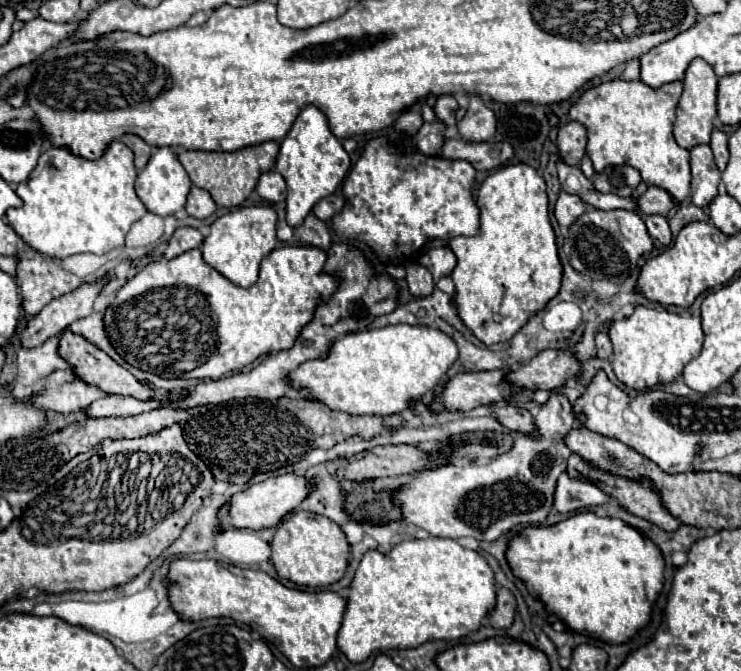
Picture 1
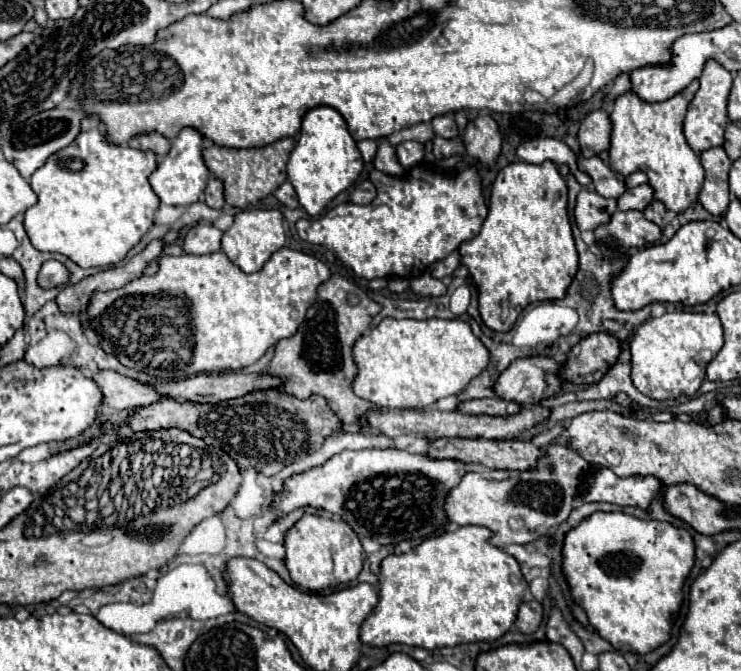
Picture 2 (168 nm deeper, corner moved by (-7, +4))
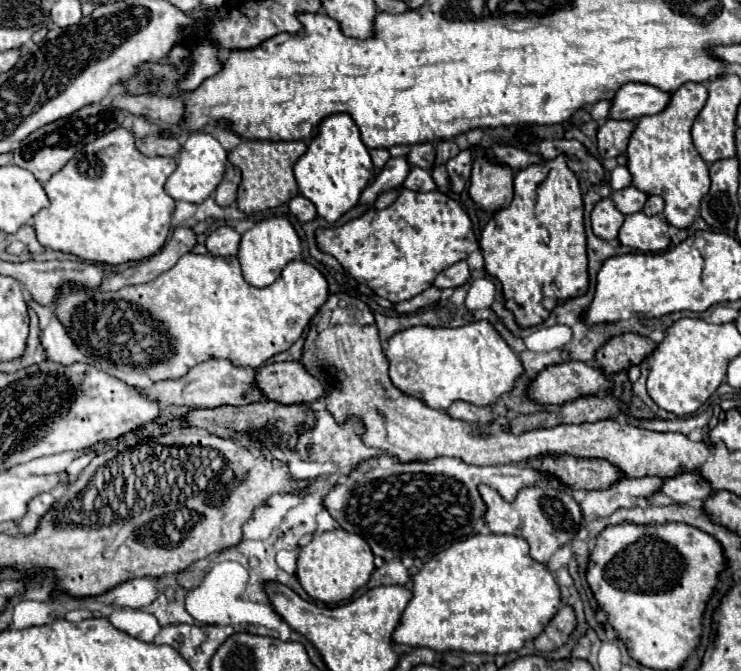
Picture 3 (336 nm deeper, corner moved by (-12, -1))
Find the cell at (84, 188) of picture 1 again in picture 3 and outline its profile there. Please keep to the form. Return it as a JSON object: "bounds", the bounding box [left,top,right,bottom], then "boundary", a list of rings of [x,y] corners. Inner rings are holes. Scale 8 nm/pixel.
{"bounds":[34,127,176,265],"boundary":[[[124,127],[102,135],[44,183],[50,205],[34,215],[38,241],[46,249],[108,265],[154,255],[164,245],[172,227],[176,201],[164,191],[164,183],[174,169],[176,161],[172,157],[142,155],[134,145],[132,131]]]}

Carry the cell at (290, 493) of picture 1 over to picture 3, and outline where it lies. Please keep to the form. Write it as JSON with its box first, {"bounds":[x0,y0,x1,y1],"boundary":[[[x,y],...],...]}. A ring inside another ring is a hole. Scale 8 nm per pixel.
{"bounds":[324,455,550,559],"boundary":[[[390,455],[372,457],[360,463],[348,481],[336,485],[324,499],[328,513],[342,529],[360,535],[376,557],[428,559],[450,547],[450,543],[476,533],[476,525],[484,519],[486,503],[478,493],[478,485],[486,483],[506,501],[514,501],[524,487],[550,481],[532,465],[492,465],[476,467],[454,457],[440,457],[424,463],[400,463]]]}

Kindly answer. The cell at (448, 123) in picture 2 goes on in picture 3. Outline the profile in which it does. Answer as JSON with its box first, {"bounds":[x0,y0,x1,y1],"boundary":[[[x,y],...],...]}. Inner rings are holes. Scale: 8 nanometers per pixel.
{"bounds":[434,139,460,167],"boundary":[[[450,139],[450,141],[438,141],[434,147],[436,147],[436,161],[434,161],[434,167],[446,165],[446,161],[452,159],[452,157],[456,157],[458,151],[460,151],[458,145],[454,143],[454,139]]]}

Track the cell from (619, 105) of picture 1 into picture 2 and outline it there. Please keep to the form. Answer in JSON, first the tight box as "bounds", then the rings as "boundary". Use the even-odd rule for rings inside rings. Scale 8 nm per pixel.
{"bounds":[609,80,703,212],"boundary":[[[693,80],[685,90],[663,102],[645,102],[633,90],[613,100],[611,118],[611,146],[609,166],[621,174],[633,174],[643,170],[649,176],[649,184],[655,190],[655,198],[667,206],[667,210],[683,212],[695,200],[703,184],[703,166],[699,156],[689,148],[683,136],[683,118],[691,98],[695,96],[699,82]]]}

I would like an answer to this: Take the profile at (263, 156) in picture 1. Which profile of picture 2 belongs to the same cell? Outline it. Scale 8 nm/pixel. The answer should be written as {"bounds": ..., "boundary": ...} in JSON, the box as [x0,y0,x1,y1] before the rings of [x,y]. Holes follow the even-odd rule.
{"bounds":[203,138,295,208],"boundary":[[[281,138],[269,146],[261,148],[223,148],[223,146],[209,146],[203,150],[203,160],[209,172],[223,182],[225,188],[225,202],[237,208],[245,208],[265,196],[269,196],[279,184],[287,180],[285,166],[289,160],[291,150],[295,148],[295,138]]]}

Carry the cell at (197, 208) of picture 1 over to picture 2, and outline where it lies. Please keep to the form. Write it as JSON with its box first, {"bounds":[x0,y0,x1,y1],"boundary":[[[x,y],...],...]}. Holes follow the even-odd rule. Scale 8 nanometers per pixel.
{"bounds":[203,178,223,208],"boundary":[[[211,178],[207,188],[205,188],[205,194],[203,194],[203,200],[209,208],[223,208],[223,184],[217,180],[217,178]]]}

